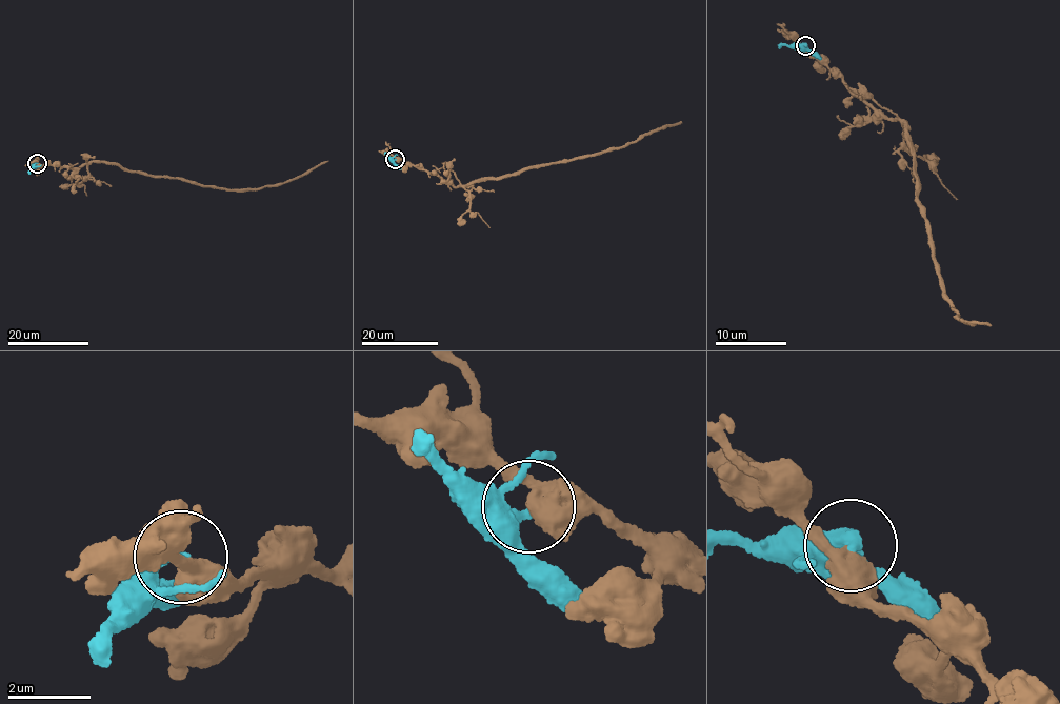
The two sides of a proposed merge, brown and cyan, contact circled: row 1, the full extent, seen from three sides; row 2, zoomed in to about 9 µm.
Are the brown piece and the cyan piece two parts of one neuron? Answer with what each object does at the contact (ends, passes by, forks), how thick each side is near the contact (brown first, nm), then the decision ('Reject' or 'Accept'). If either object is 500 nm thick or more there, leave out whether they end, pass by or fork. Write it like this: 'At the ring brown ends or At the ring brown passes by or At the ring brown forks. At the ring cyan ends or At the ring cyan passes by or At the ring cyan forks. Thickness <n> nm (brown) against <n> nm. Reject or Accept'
At the ring brown passes by. At the ring cyan ends. Thickness 480 nm (brown) against 320 nm. Reject

